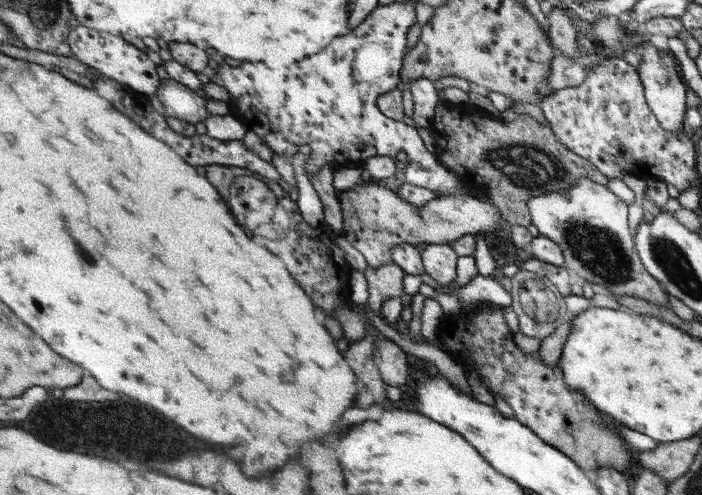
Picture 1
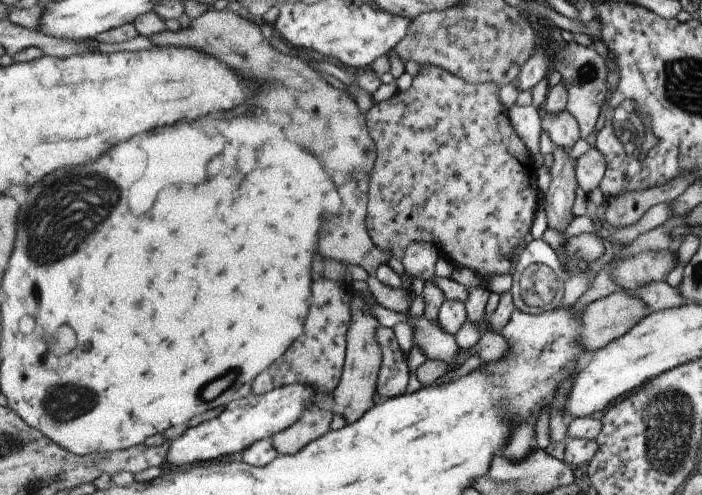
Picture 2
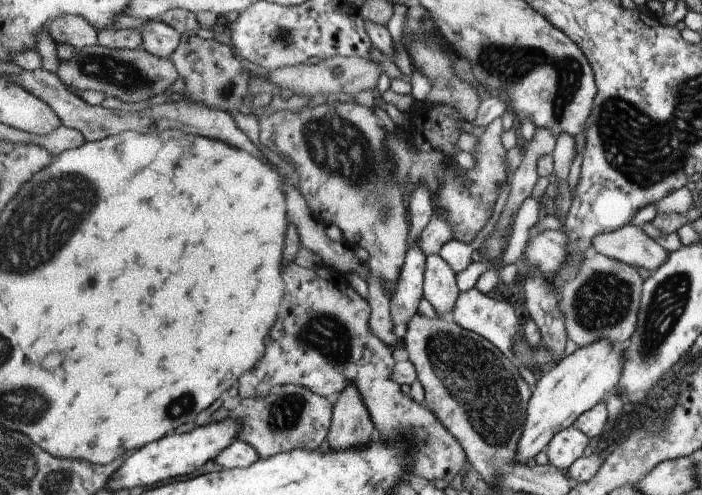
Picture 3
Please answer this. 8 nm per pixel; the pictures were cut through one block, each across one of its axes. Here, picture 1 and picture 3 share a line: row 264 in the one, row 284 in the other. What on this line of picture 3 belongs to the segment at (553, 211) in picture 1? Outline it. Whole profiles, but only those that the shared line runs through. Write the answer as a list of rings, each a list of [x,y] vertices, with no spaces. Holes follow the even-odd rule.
[[[587,254],[571,282],[565,282],[559,294],[559,308],[565,316],[567,338],[579,348],[593,344],[595,340],[609,338],[613,346],[623,346],[635,332],[637,312],[641,304],[643,282],[633,266],[619,260],[611,260],[601,254]]]

